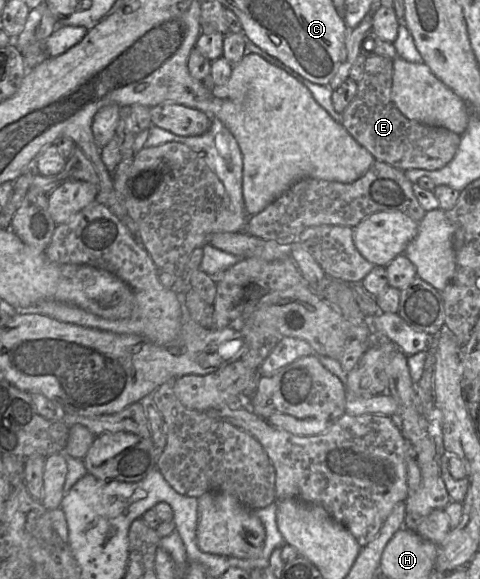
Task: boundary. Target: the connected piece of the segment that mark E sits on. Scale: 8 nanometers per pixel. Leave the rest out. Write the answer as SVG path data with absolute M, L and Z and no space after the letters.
M380 55L367 57L363 75L357 82L357 93L341 114L341 124L375 160L403 171L443 168L455 156L461 135L444 127L430 126L406 118L391 99L392 79L392 59Z

